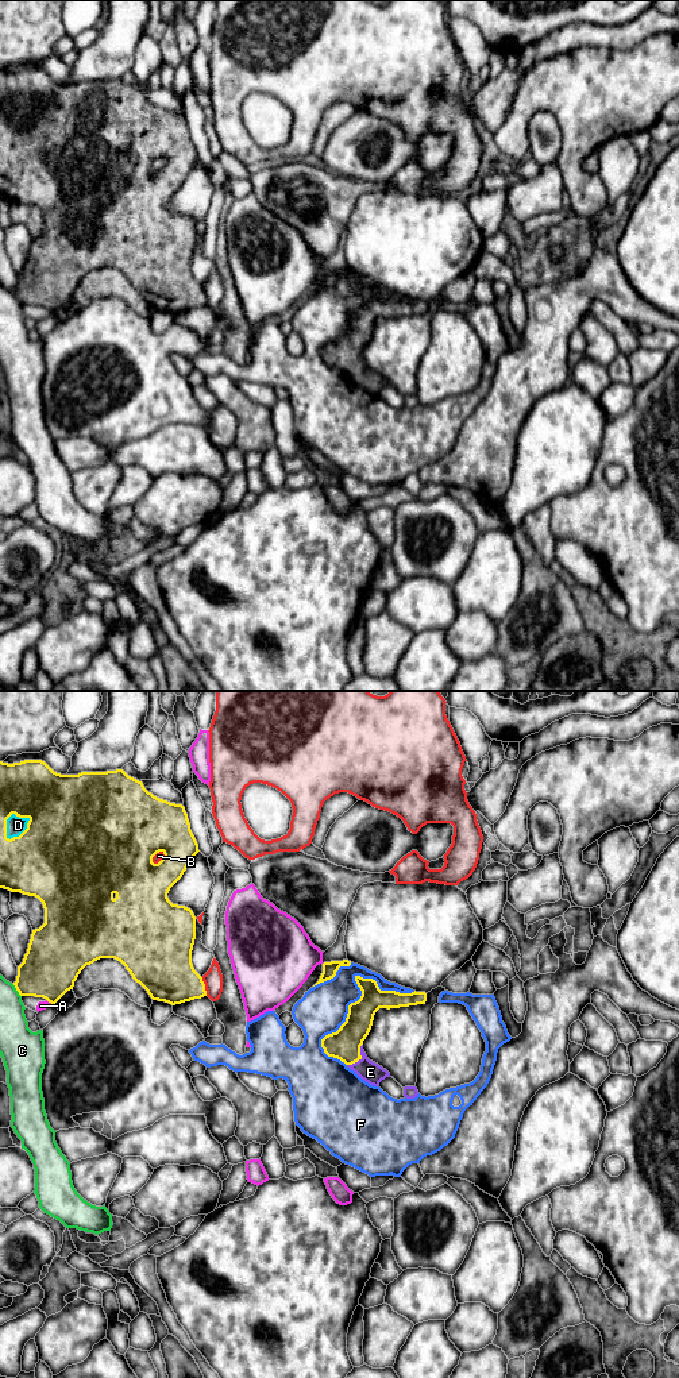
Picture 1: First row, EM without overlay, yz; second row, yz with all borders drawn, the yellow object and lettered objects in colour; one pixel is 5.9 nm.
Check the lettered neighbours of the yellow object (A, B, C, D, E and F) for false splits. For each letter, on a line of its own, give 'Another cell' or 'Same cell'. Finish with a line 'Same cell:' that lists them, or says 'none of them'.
A: Another cell
B: Another cell
C: Another cell
D: Same cell
E: Same cell
F: Another cell
Same cell: D, E

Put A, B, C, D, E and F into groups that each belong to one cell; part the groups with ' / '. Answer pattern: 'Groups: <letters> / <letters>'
Groups: A / B / C / D E / F

